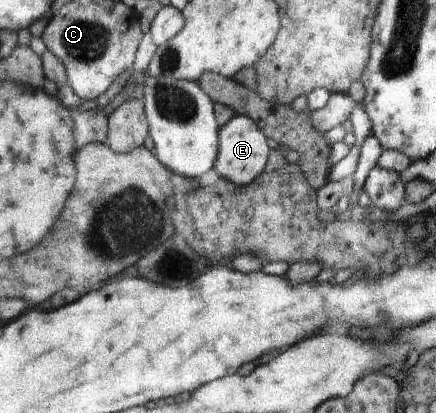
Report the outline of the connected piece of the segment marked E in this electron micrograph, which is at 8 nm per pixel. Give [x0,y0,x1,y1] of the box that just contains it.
[213,115,270,186]

